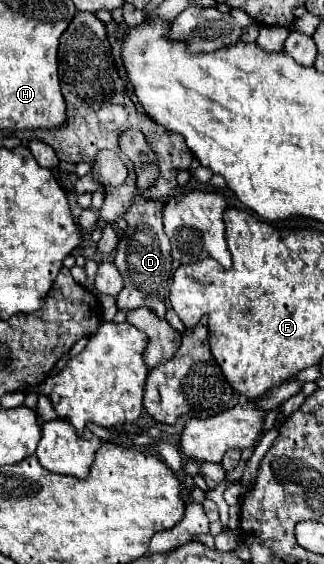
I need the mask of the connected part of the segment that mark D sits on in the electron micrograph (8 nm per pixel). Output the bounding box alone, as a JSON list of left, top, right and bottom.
[115,196,171,318]

